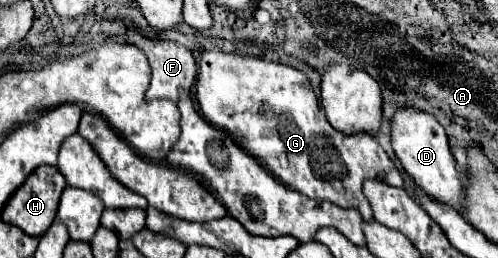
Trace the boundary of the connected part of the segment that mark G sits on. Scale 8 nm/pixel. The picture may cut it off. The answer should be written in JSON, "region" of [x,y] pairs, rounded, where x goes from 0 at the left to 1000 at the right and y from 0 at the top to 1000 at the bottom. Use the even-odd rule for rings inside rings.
{"region":[[[410,194],[394,295],[394,380],[406,442],[422,481],[458,512],[474,558],[482,558],[502,605],[510,605],[526,643],[534,643],[566,713],[618,767],[663,775],[667,791],[687,806],[715,806],[727,845],[743,853],[747,806],[727,744],[727,705],[735,690],[755,690],[787,721],[811,721],[803,667],[763,574],[751,527],[679,519],[679,504],[663,488],[655,442],[639,411],[639,380],[627,357],[618,302],[586,256],[534,240],[522,217],[486,217],[478,202]]]}

